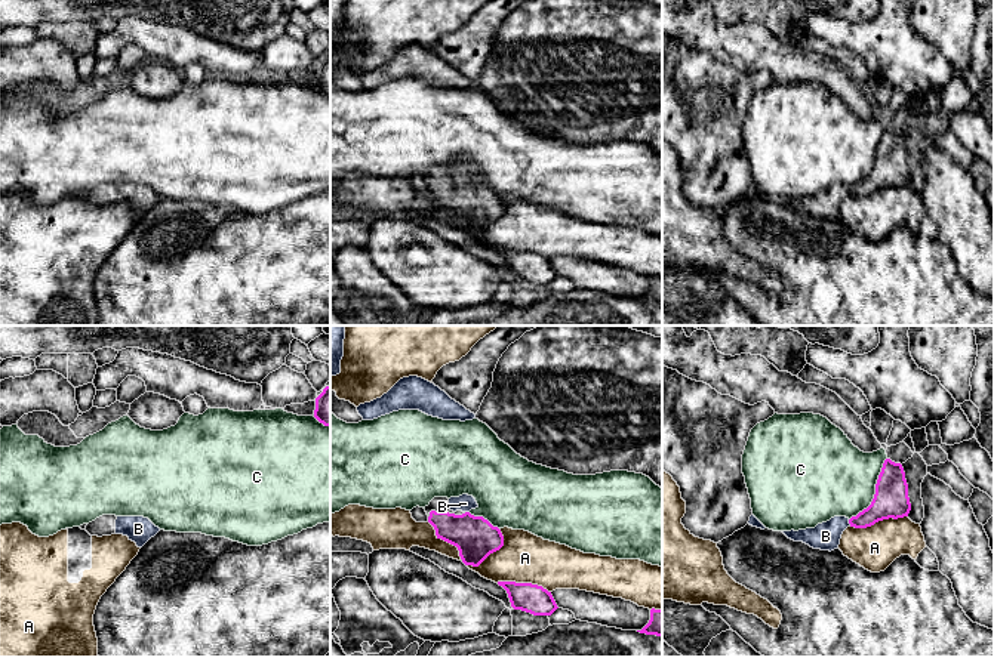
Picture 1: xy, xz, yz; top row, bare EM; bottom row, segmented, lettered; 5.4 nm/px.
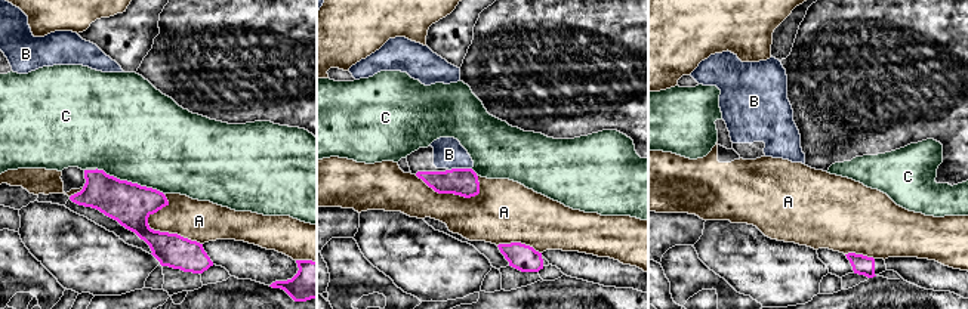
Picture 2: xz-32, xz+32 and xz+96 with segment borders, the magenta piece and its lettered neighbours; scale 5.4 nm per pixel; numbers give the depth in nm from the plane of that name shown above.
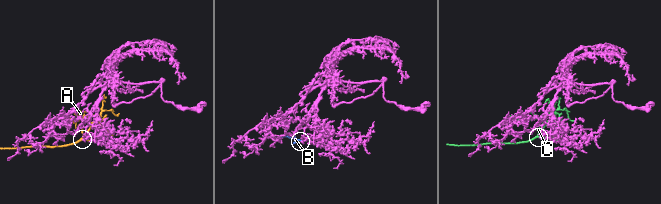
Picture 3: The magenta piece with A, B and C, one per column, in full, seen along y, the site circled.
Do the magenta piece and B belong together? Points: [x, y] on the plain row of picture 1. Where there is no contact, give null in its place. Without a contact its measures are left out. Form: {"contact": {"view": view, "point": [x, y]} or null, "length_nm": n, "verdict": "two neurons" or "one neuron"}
{"contact": {"view": "yz", "point": [849, 191]}, "length_nm": 40, "verdict": "one neuron"}

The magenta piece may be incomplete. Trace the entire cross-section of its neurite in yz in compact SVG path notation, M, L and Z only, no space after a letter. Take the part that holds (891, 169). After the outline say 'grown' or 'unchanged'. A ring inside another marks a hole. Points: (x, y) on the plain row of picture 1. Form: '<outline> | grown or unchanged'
M886 127L875 152L875 163L871 173L850 188L834 185L815 197L798 200L782 200L794 210L803 210L813 218L834 219L840 213L843 200L850 194L867 197L883 188L898 188L908 185L911 172L908 166L908 152L901 132Z | grown

